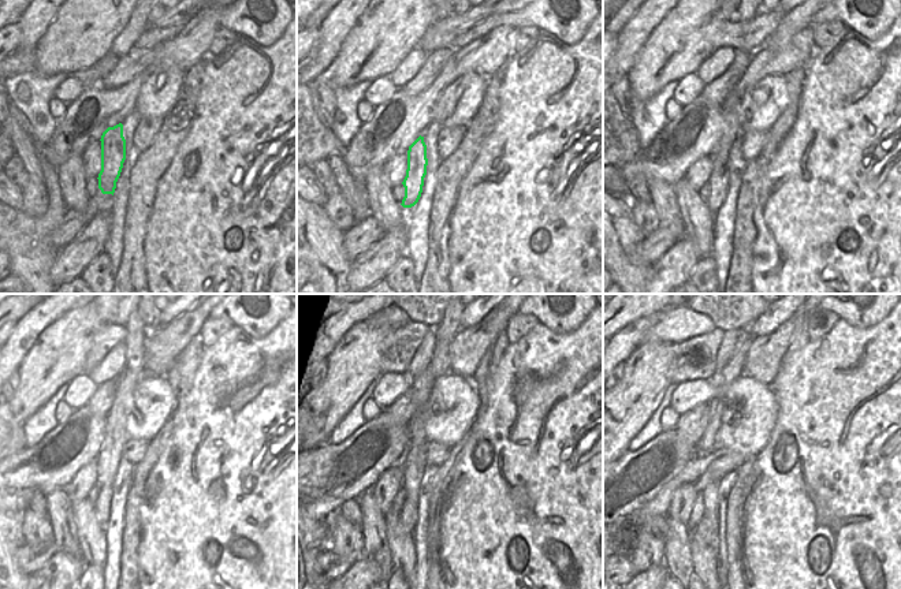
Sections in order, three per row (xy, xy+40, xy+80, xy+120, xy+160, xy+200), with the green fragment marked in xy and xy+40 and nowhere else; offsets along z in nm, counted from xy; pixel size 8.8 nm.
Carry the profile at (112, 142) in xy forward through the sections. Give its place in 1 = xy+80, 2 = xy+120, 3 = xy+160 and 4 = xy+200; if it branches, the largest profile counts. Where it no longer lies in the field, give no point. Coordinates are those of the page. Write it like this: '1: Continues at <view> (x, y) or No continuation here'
1: Continues at xy+80 (719, 178)
2: Continues at xy+120 (103, 506)
3: Continues at xy+160 (408, 518)
4: Continues at xy+200 (702, 535).

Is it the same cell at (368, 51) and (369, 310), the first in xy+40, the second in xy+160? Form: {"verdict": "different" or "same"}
{"verdict": "different"}

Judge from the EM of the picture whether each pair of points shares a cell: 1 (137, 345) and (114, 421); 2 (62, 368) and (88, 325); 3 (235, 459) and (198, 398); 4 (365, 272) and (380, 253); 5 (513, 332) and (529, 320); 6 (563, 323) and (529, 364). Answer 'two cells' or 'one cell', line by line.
1: one cell
2: one cell
3: one cell
4: one cell
5: one cell
6: two cells

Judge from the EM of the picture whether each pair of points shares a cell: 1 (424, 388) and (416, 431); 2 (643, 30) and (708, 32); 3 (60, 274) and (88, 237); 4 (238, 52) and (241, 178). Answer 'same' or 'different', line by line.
1: same
2: different
3: same
4: same

